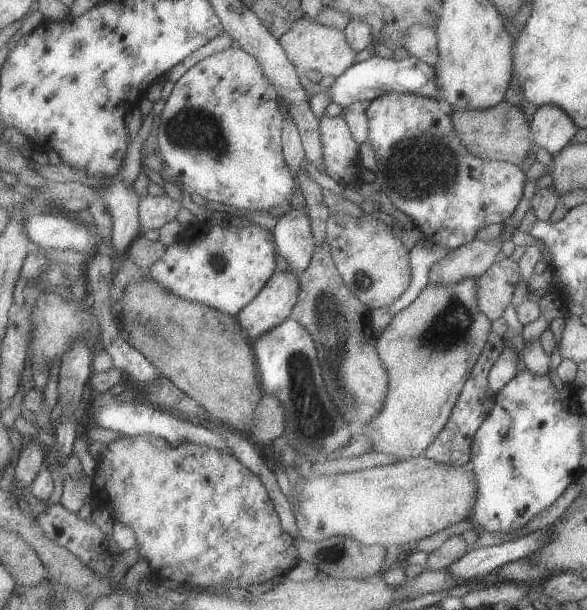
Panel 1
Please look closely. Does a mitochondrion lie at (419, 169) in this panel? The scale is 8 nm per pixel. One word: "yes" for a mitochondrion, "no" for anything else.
yes

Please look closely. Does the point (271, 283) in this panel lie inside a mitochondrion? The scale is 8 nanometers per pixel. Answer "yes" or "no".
no

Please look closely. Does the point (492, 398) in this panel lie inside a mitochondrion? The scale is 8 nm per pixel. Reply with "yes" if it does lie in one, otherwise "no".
no

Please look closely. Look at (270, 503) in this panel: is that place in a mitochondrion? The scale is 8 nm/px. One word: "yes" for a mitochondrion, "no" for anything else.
no

